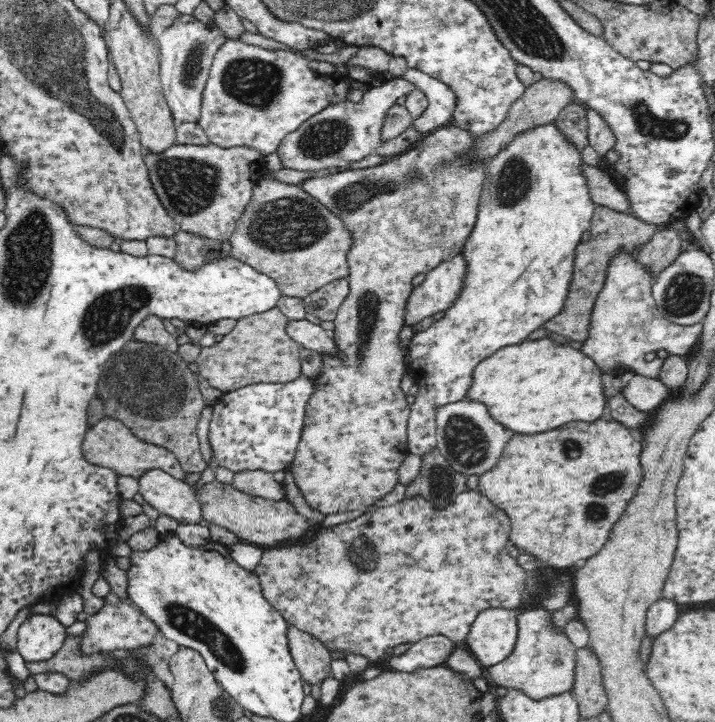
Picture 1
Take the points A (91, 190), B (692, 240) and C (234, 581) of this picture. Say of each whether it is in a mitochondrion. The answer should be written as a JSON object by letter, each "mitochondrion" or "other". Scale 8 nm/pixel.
{"A":"other","B":"other","C":"other"}

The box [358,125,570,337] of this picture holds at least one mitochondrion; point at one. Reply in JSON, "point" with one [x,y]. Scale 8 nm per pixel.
{"point":[514,180]}

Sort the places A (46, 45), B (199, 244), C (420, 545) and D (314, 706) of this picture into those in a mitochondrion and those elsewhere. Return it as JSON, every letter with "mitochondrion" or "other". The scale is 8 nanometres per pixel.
{"A":"mitochondrion","B":"other","C":"other","D":"other"}

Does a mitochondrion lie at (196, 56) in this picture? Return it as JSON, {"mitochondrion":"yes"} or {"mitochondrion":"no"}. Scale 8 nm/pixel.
{"mitochondrion":"yes"}

